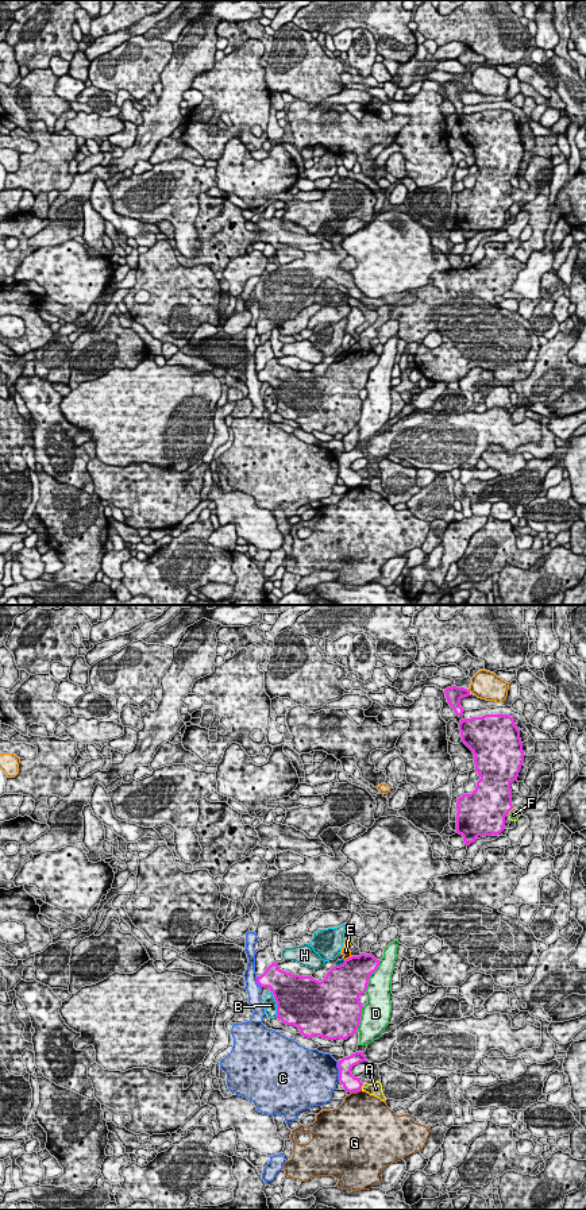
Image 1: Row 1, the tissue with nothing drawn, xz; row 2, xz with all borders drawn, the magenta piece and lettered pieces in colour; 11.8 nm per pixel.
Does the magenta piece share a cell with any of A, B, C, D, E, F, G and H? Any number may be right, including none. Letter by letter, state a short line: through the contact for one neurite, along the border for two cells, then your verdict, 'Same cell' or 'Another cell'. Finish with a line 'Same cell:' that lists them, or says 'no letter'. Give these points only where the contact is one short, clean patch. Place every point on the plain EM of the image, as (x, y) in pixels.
A: Line: xz (363, 478), (361, 484). Another cell
B: Another cell
C: Another cell
D: Another cell
E: Another cell
F: Another cell
G: Line: xz (361, 484), (351, 488). Another cell
H: Another cell
Same cell: no letter

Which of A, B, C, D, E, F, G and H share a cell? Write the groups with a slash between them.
A / B / C / D / E / F / G / H

